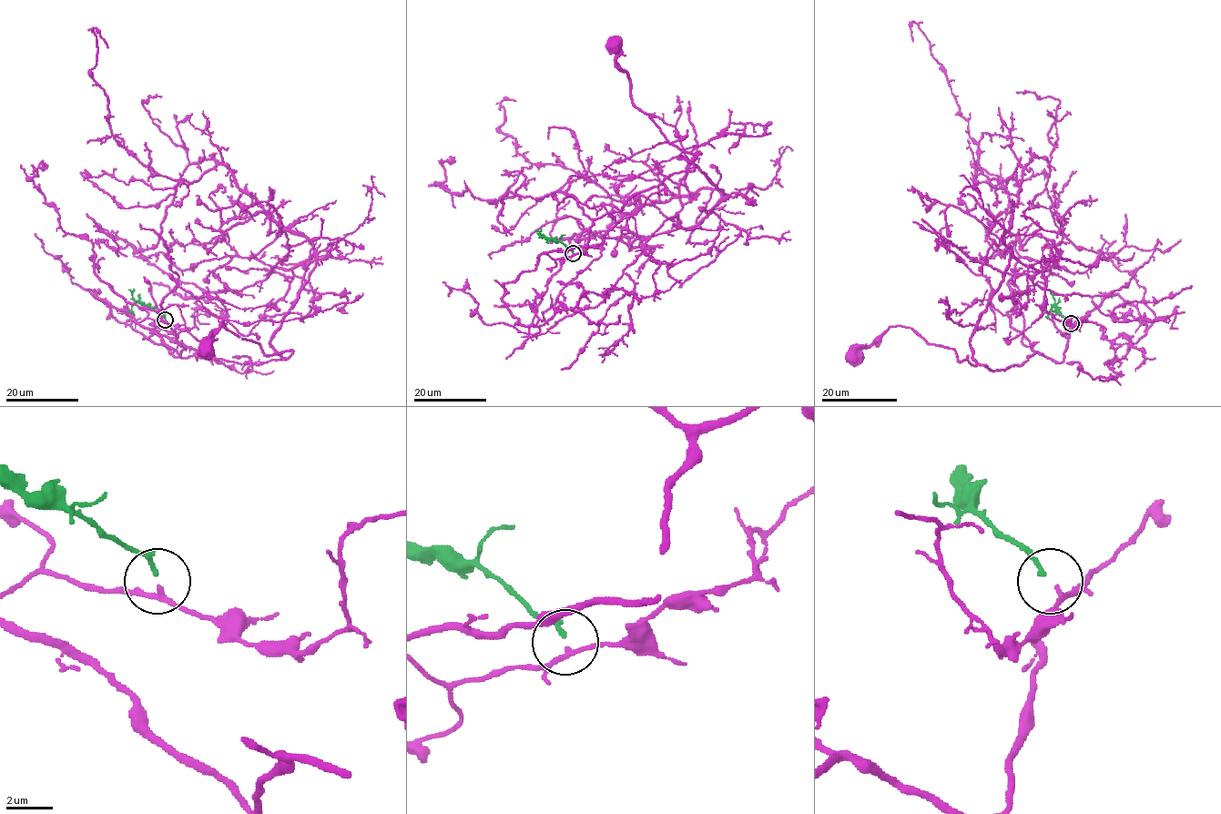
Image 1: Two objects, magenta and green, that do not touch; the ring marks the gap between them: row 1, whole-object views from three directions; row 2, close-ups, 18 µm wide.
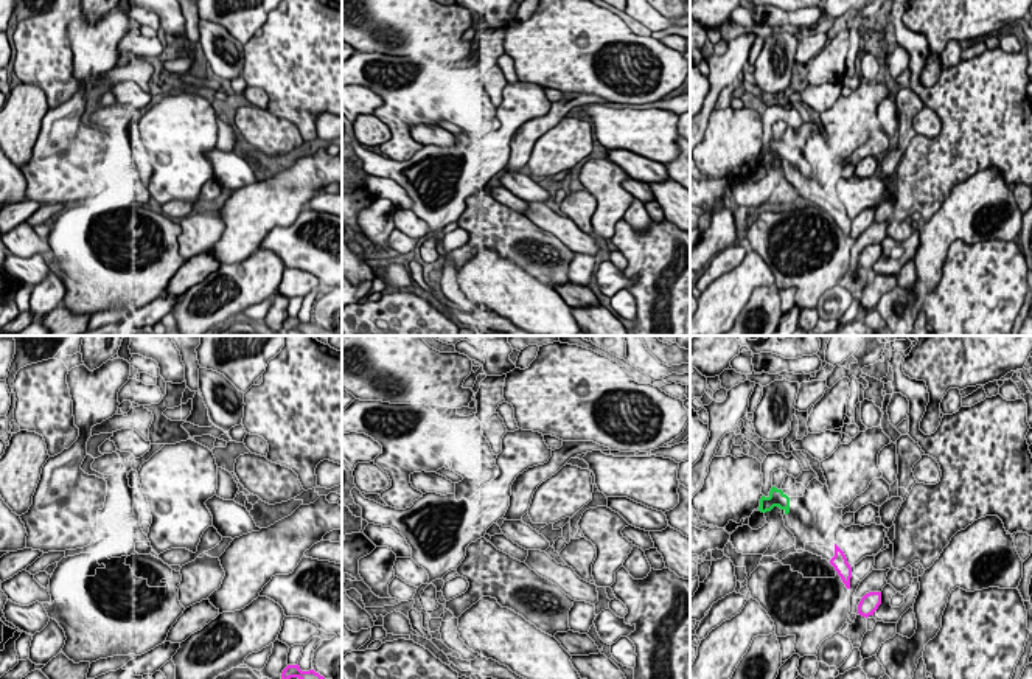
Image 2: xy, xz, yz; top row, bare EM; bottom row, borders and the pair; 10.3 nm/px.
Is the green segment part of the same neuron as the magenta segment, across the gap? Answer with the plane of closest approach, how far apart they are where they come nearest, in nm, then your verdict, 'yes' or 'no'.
yz | 600 nm | yes

